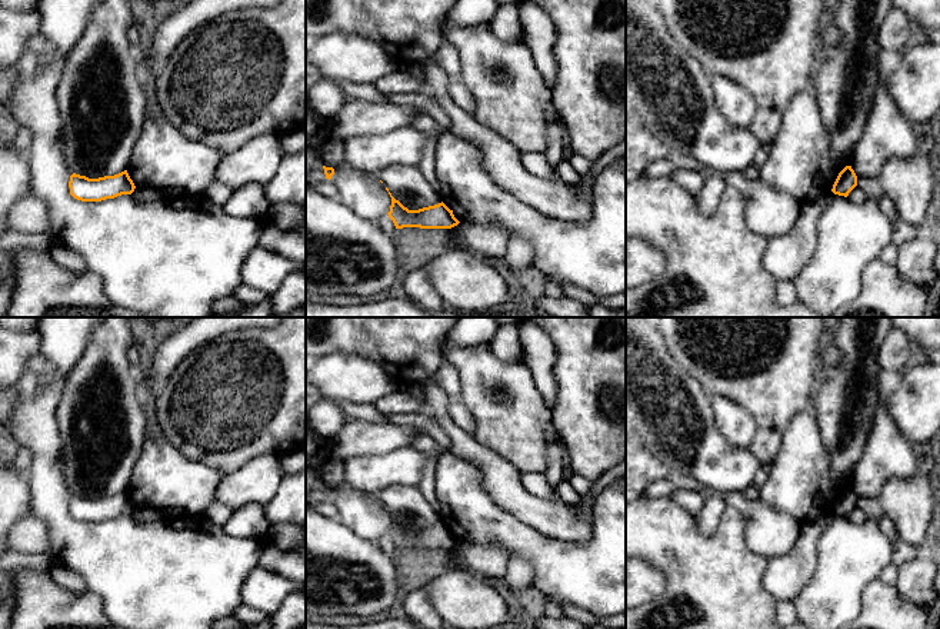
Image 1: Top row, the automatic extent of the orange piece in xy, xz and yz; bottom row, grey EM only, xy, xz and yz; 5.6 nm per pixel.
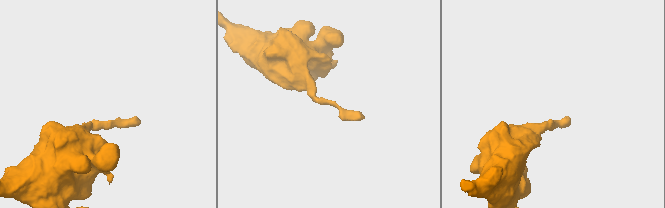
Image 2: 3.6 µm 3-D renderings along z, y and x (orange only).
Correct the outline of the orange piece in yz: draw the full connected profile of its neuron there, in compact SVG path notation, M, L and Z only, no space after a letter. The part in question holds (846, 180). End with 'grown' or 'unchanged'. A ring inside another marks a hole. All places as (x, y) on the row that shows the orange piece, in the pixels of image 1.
M846 166L837 176L831 192L839 196L847 197L849 193L857 186L857 176L851 166Z; unchanged

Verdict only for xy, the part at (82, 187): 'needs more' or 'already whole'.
already whole

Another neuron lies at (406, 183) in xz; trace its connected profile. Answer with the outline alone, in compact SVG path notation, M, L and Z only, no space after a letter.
M391 164L377 173L391 196L409 210L441 203L439 193L433 189L419 166Z

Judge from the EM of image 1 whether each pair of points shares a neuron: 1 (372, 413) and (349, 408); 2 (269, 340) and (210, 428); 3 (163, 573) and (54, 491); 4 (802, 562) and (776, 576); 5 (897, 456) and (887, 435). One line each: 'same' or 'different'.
1: same
2: same
3: same
4: same
5: same

